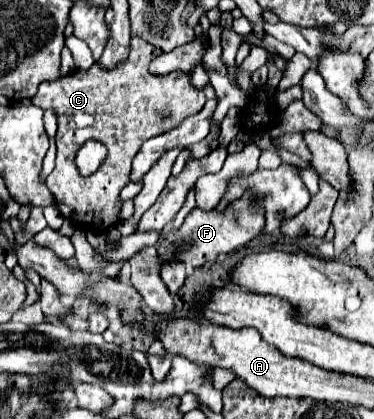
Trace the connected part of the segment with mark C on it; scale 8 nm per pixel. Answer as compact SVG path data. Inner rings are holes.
M132 37L128 61L114 71L102 71L90 67L86 71L76 69L64 79L52 83L40 83L32 103L40 109L52 109L58 117L56 133L56 167L46 179L46 187L54 197L54 205L64 219L74 223L82 231L108 231L120 221L120 191L130 181L132 159L140 151L142 143L150 137L162 135L178 127L186 117L196 115L206 97L192 85L192 77L186 71L170 71L168 75L152 75L148 63L162 51L152 47L140 37ZM162 111L170 111L170 117L160 117ZM96 139L108 147L108 163L84 179L76 171L76 153L80 147Z

